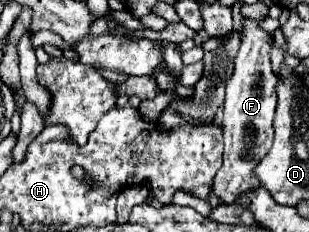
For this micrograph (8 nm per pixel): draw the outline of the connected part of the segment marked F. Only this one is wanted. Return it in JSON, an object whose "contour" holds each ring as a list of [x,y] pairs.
{"contour":[[[247,20],[243,24],[243,32],[241,32],[241,48],[239,54],[235,58],[235,70],[231,80],[227,82],[227,98],[225,98],[225,120],[221,124],[221,128],[225,126],[225,158],[223,158],[223,166],[219,168],[213,186],[215,186],[215,194],[219,196],[219,200],[223,202],[235,202],[235,198],[243,192],[243,190],[251,190],[257,188],[259,182],[255,182],[255,176],[251,174],[253,168],[267,156],[267,152],[273,146],[273,114],[275,114],[275,106],[277,106],[277,76],[271,70],[271,62],[269,62],[269,40],[271,34],[263,32],[259,28],[259,24],[255,20]]]}

